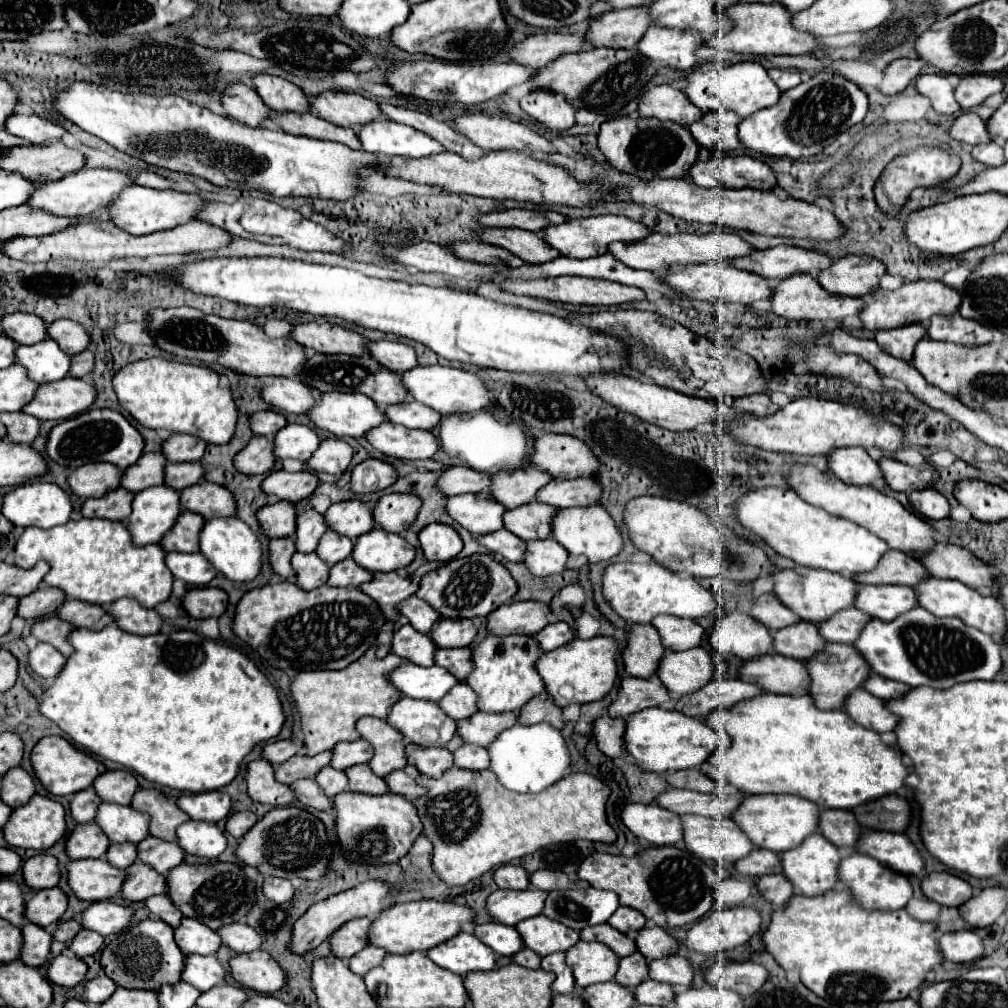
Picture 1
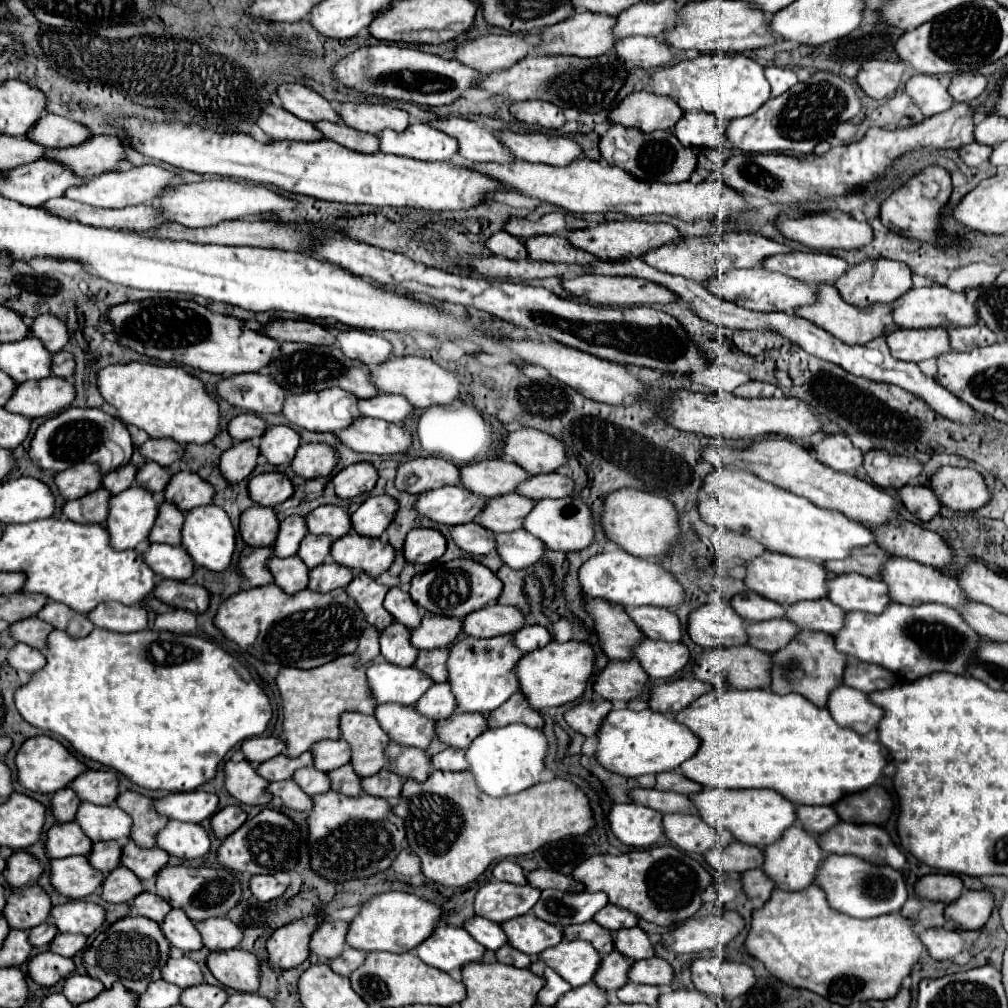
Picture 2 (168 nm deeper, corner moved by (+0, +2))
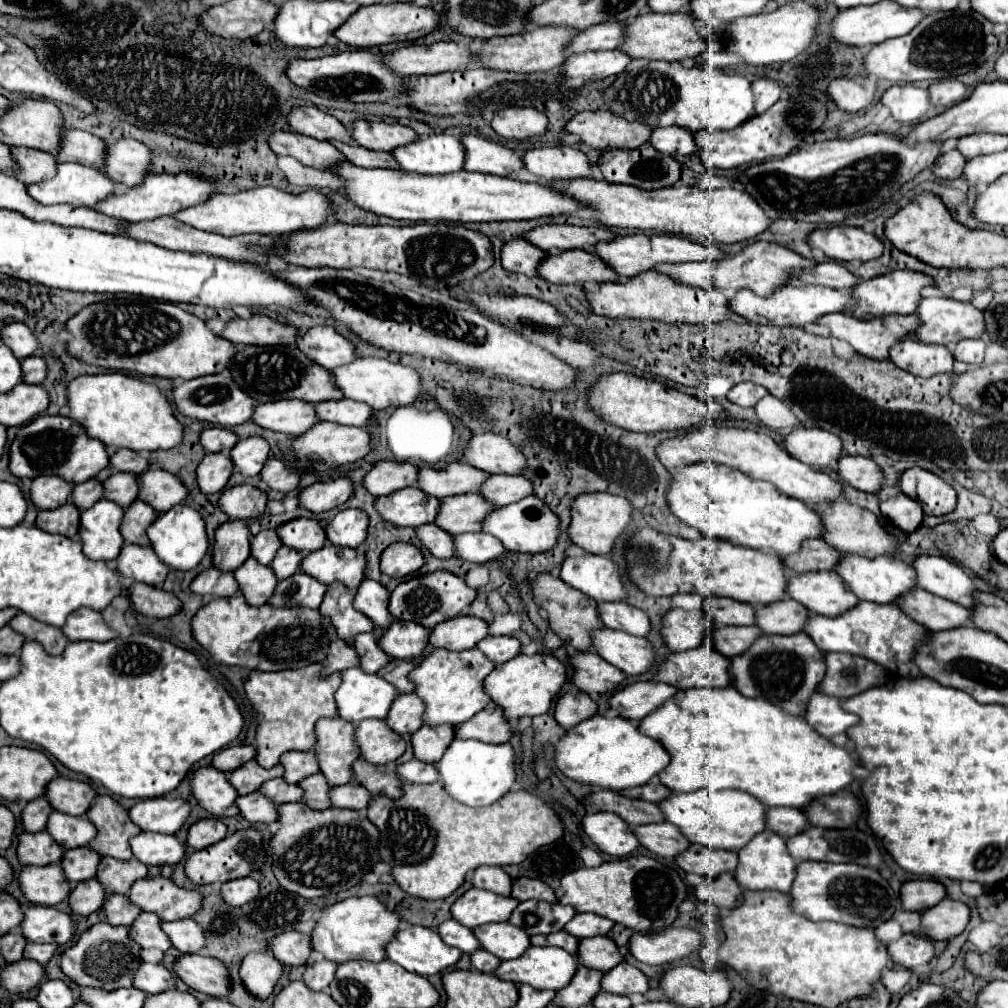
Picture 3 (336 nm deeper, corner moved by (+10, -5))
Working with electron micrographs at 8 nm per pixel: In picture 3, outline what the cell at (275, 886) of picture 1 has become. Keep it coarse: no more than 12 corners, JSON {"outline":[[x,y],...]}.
{"outline":[[254,878],[222,884],[222,898],[230,906],[244,906],[260,894]]}

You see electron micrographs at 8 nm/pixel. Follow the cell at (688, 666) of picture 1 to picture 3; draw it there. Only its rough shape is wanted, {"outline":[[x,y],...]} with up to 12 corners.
{"outline":[[608,628],[594,650],[630,676],[648,672],[656,656],[646,638]]}

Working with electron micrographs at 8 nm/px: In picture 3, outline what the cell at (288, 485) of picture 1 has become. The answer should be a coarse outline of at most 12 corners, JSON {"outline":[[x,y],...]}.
{"outline":[[240,484],[226,488],[220,510],[250,520],[266,510],[264,490]]}

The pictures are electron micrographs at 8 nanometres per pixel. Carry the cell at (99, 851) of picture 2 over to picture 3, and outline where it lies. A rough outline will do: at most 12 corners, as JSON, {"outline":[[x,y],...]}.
{"outline":[[66,850],[60,866],[70,884],[94,878],[100,854]]}

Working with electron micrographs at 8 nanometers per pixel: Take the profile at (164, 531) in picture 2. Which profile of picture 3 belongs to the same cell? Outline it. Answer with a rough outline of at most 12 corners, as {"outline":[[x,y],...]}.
{"outline":[[142,500],[126,508],[126,544],[150,546],[158,512]]}

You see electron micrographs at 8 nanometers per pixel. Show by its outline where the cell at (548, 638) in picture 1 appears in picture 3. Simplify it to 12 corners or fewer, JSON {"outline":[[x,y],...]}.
{"outline":[[488,636],[478,646],[494,664],[520,654],[514,636]]}

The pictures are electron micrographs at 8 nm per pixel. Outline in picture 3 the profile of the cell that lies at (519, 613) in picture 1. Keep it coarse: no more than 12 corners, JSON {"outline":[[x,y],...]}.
{"outline":[[458,616],[432,628],[434,648],[460,652],[488,634],[486,620]]}

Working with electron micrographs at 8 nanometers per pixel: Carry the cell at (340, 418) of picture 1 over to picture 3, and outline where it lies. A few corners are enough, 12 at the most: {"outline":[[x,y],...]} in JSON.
{"outline":[[276,400],[256,408],[258,426],[290,436],[320,422],[316,404]]}

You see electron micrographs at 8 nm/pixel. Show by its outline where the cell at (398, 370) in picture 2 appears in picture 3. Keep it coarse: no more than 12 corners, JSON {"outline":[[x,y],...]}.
{"outline":[[356,358],[334,370],[346,398],[374,410],[410,406],[420,374],[400,362]]}

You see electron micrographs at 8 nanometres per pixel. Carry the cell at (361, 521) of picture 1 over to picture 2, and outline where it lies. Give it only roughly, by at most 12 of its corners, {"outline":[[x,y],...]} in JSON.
{"outline":[[322,505],[306,515],[314,535],[338,539],[350,533],[346,509]]}

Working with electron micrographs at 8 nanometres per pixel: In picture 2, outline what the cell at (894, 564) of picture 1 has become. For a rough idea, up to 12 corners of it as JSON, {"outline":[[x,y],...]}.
{"outline":[[876,543],[850,559],[824,563],[832,575],[860,573],[878,577],[890,555]]}

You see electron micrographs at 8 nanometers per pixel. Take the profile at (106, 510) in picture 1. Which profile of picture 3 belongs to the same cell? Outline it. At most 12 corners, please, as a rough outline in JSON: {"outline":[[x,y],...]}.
{"outline":[[74,502],[40,510],[36,526],[46,532],[76,538],[80,510]]}

